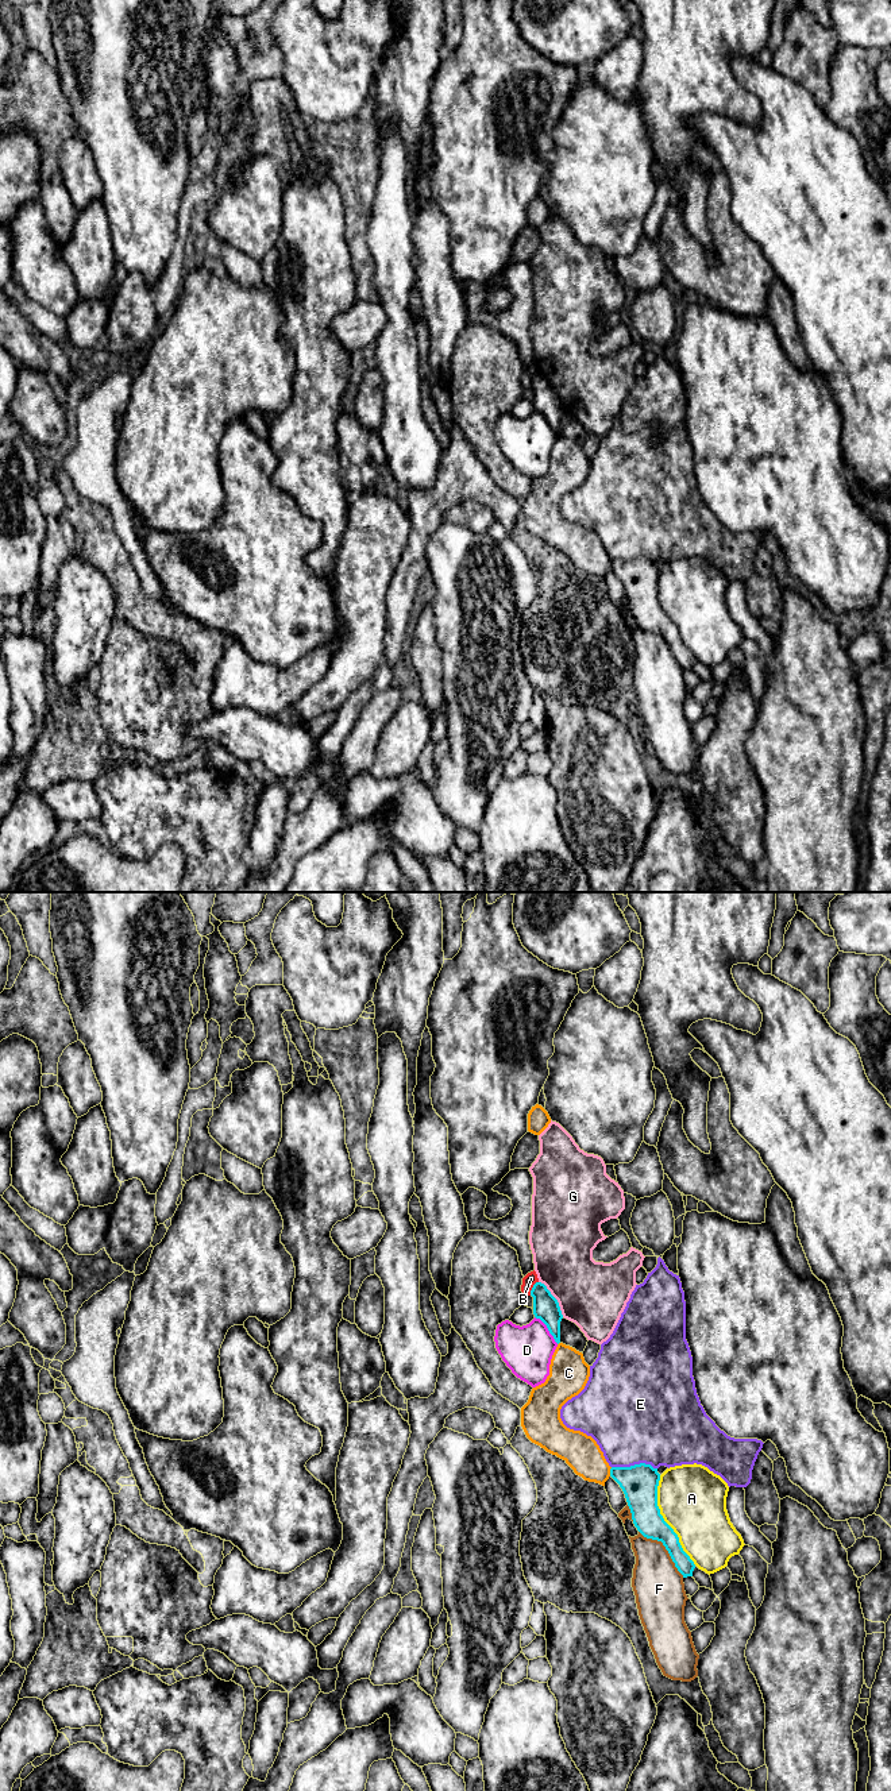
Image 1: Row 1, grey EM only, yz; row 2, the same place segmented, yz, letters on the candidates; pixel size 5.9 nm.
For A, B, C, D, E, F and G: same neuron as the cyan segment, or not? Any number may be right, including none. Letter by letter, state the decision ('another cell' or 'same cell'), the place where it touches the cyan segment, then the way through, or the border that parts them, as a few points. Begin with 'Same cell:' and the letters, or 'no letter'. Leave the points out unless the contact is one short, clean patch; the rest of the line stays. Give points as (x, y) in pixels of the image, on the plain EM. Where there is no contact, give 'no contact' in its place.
Same cell: no letter
A: another cell; contact yz (663, 613)
B: another cell; contact yz (532, 381); border yz (537, 374), (529, 388)
C: another cell; contact yz (610, 564)
D: another cell; contact yz (548, 423)
E: another cell; contact yz (635, 558)
F: another cell; contact yz (666, 641)
G: another cell; contact yz (555, 392); border yz (539, 374), (556, 393), (563, 409)

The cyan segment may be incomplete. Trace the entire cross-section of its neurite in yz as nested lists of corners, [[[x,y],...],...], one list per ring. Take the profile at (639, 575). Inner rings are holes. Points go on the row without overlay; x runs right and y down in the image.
[[[645,556],[612,560],[610,570],[622,582],[637,624],[647,632],[662,634],[683,671],[693,669],[695,657],[683,644],[678,628],[664,614],[657,599],[657,561]]]

